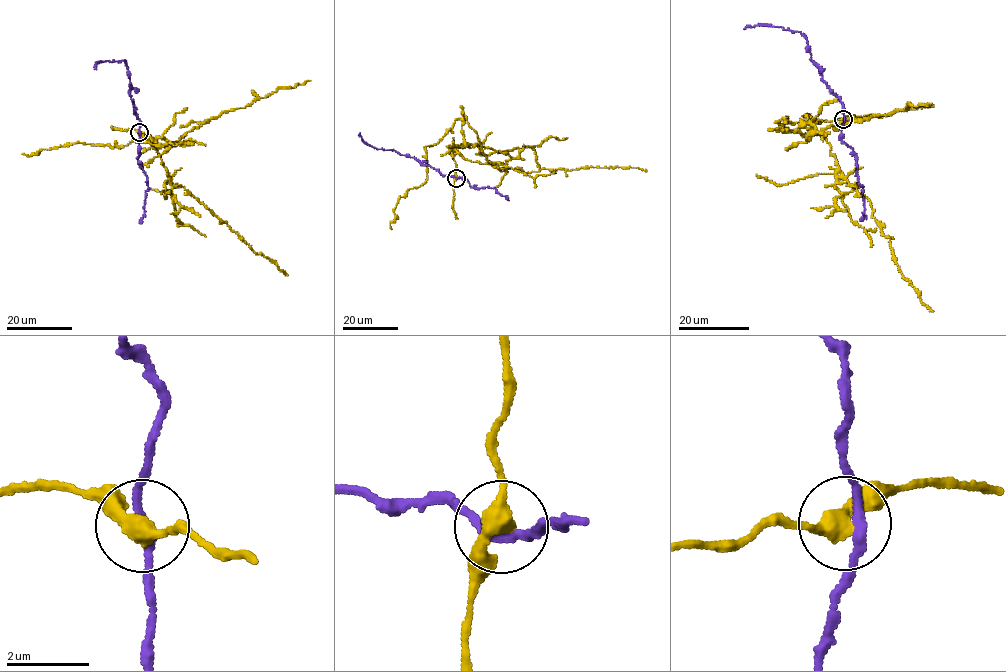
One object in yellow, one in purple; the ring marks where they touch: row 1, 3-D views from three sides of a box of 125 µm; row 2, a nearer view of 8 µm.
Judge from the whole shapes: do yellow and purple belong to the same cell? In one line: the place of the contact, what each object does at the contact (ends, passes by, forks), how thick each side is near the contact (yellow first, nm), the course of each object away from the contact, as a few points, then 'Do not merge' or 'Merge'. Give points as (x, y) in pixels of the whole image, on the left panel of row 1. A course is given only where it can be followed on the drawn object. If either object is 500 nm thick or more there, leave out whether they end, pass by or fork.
Place: (139, 132). At the ring yellow passes by. At the ring purple passes by. Thickness 360 nm (yellow) against 200 nm. Course of yellow: (139, 132), (164, 137), (167, 149), (183, 145), (134, 140), (120, 148), (81, 142), (23, 154). Course of purple: (139, 132), (140, 120), (135, 113), (124, 60), (97, 63), (95, 68). Do not merge

